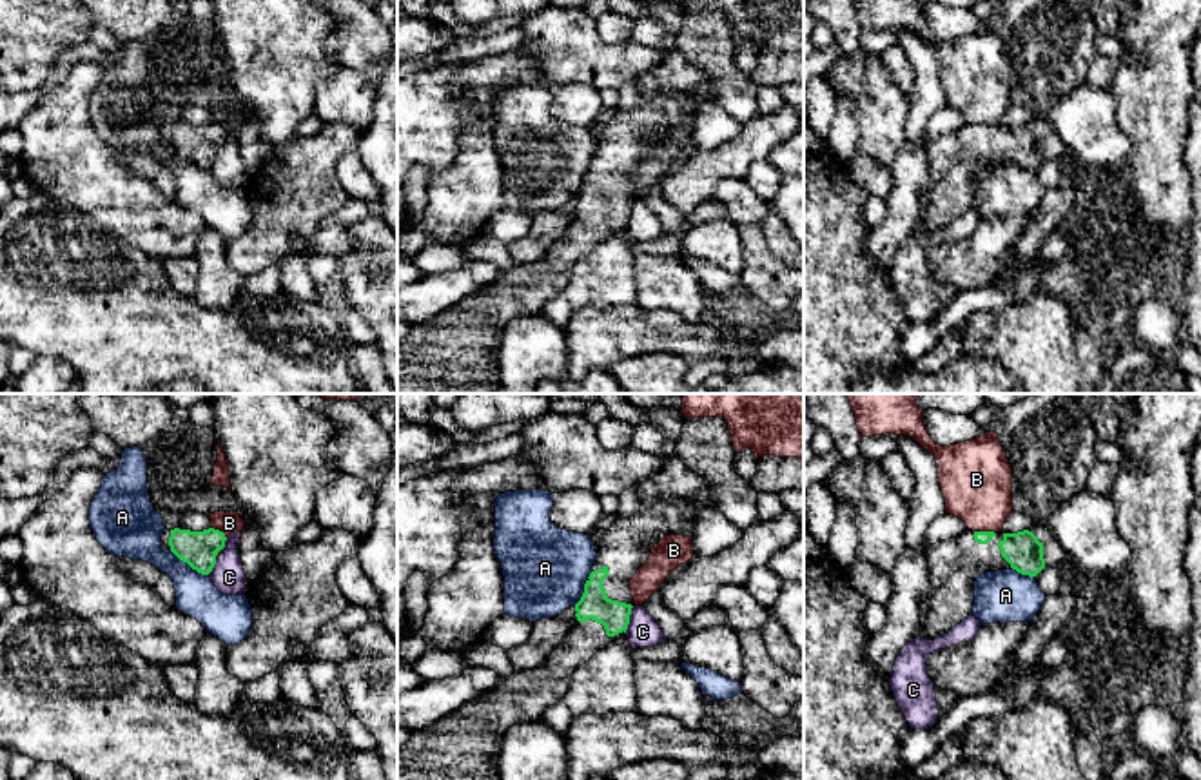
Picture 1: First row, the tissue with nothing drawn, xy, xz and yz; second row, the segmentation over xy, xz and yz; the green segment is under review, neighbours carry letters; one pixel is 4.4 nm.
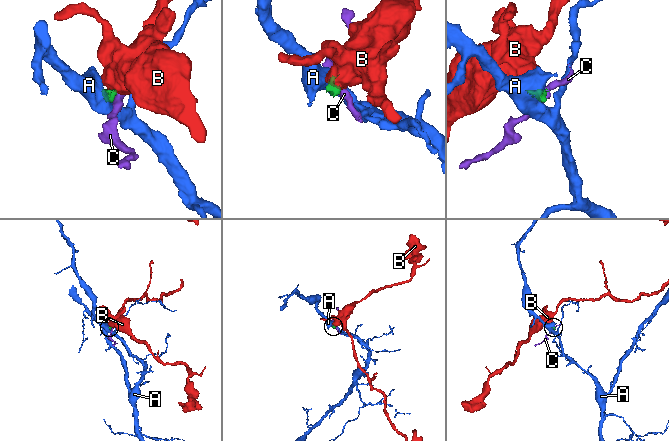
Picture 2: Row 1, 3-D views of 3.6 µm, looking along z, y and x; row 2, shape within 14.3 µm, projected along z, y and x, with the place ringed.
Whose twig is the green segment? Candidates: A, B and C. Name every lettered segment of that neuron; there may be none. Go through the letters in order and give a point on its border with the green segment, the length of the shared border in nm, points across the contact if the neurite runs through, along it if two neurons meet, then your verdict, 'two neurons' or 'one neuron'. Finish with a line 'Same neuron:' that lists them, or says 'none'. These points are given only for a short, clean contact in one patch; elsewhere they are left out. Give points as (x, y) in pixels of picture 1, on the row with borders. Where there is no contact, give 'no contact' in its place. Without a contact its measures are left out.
A: meets green in xy at (189, 565); contact 220 nm long; border along xy (169, 548), (207, 575); two neurons
B: meets green in yz at (986, 532); contact 100 nm long; border along yz (975, 530), (991, 530), (995, 534); two neurons
C: meets green in xz at (628, 619); contact 130 nm long; border along xz (634, 606), (624, 632); two neurons
Same neuron: none

